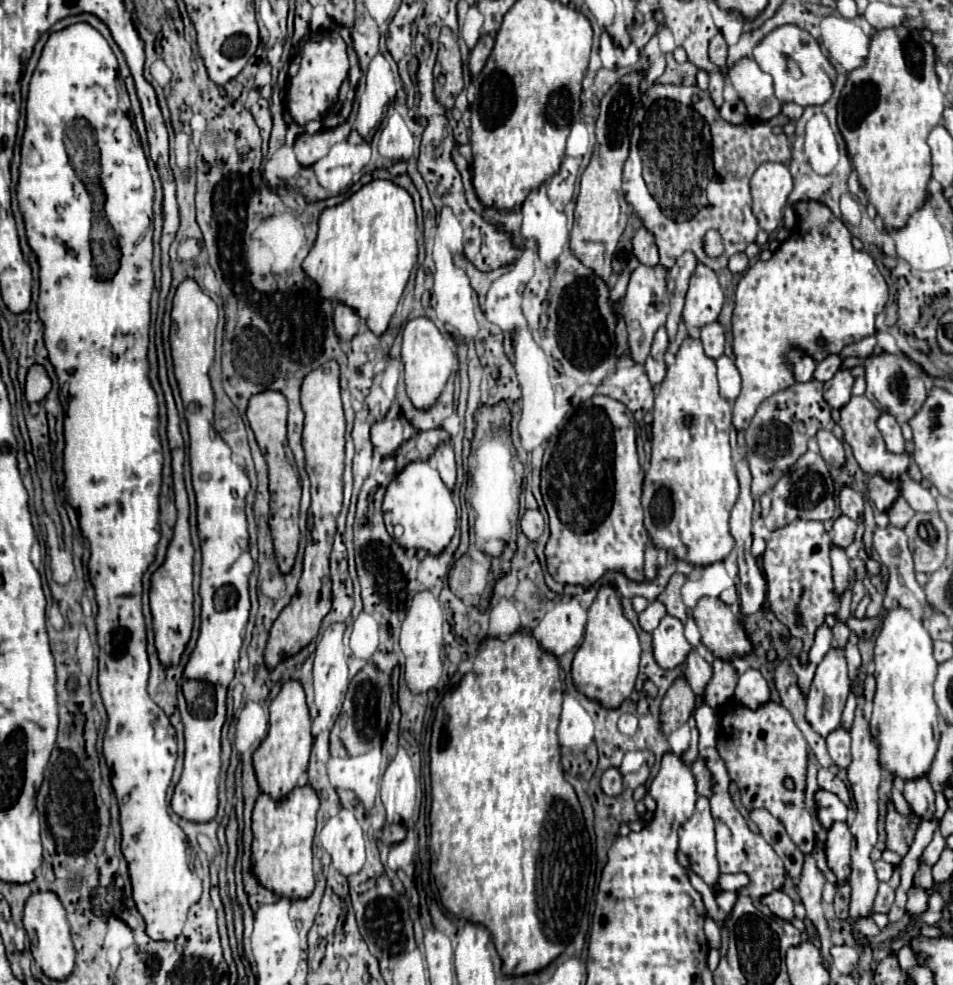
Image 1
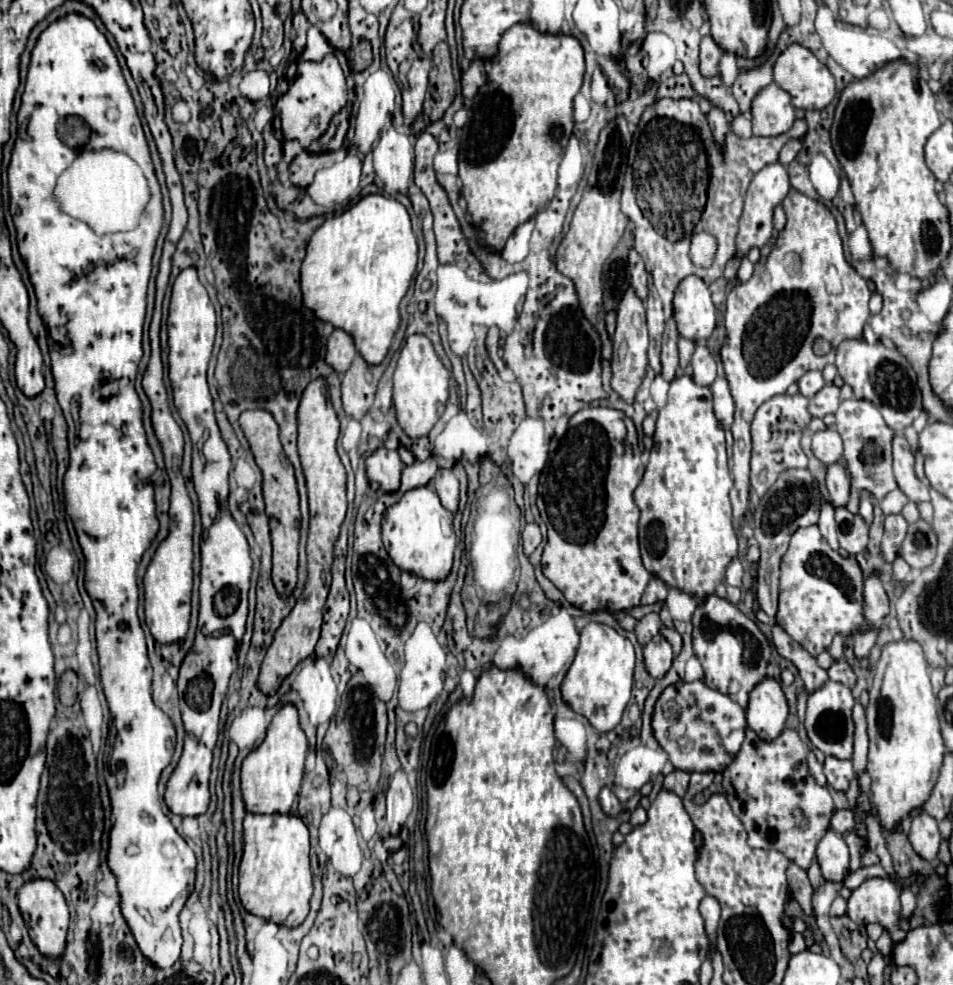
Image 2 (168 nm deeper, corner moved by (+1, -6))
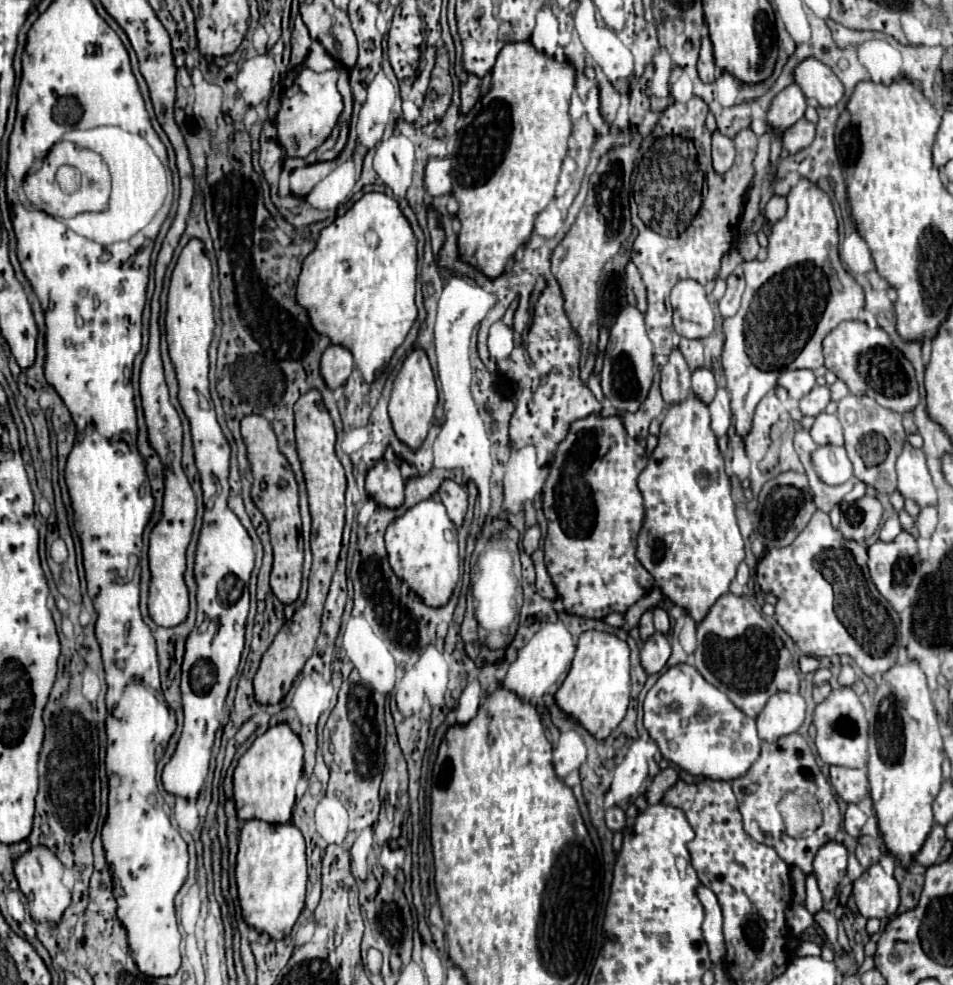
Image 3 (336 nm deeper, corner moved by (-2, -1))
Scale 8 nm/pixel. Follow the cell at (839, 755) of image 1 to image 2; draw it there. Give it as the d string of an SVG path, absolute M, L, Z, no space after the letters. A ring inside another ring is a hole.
M835 756L825 758L825 776L827 784L831 784L835 790L847 790L849 780L853 778L853 766L851 760L839 760Z

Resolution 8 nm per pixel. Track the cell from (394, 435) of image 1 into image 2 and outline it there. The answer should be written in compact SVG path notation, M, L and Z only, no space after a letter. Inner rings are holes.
M384 446L365 460L367 477L375 480L385 492L393 492L399 488L403 466L398 451L388 450Z

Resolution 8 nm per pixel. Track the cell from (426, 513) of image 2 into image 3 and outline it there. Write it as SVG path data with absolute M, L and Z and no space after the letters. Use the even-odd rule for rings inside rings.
M430 497L398 517L386 531L386 549L392 571L400 581L408 583L410 591L416 593L422 603L430 607L442 607L450 601L460 579L458 539L456 527L438 497Z

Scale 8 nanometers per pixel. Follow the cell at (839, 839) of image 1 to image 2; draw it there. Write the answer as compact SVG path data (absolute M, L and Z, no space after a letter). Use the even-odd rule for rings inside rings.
M829 830L817 846L817 862L825 880L843 882L849 874L849 848L841 834Z

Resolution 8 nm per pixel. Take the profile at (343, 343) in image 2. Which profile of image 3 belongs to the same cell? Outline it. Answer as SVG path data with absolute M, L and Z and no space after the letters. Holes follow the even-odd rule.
M330 345L320 361L320 371L322 377L326 379L326 385L334 391L338 387L342 387L346 383L346 379L350 377L354 367L352 355L348 349L340 347L340 345Z

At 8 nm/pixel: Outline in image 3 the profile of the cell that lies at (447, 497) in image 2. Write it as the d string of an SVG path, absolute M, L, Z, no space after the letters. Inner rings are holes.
M448 479L448 481L442 483L438 495L440 495L440 501L444 503L444 507L448 509L448 515L452 519L452 523L460 529L460 525L464 521L464 515L466 515L466 509L468 509L466 491L462 489L462 485Z

